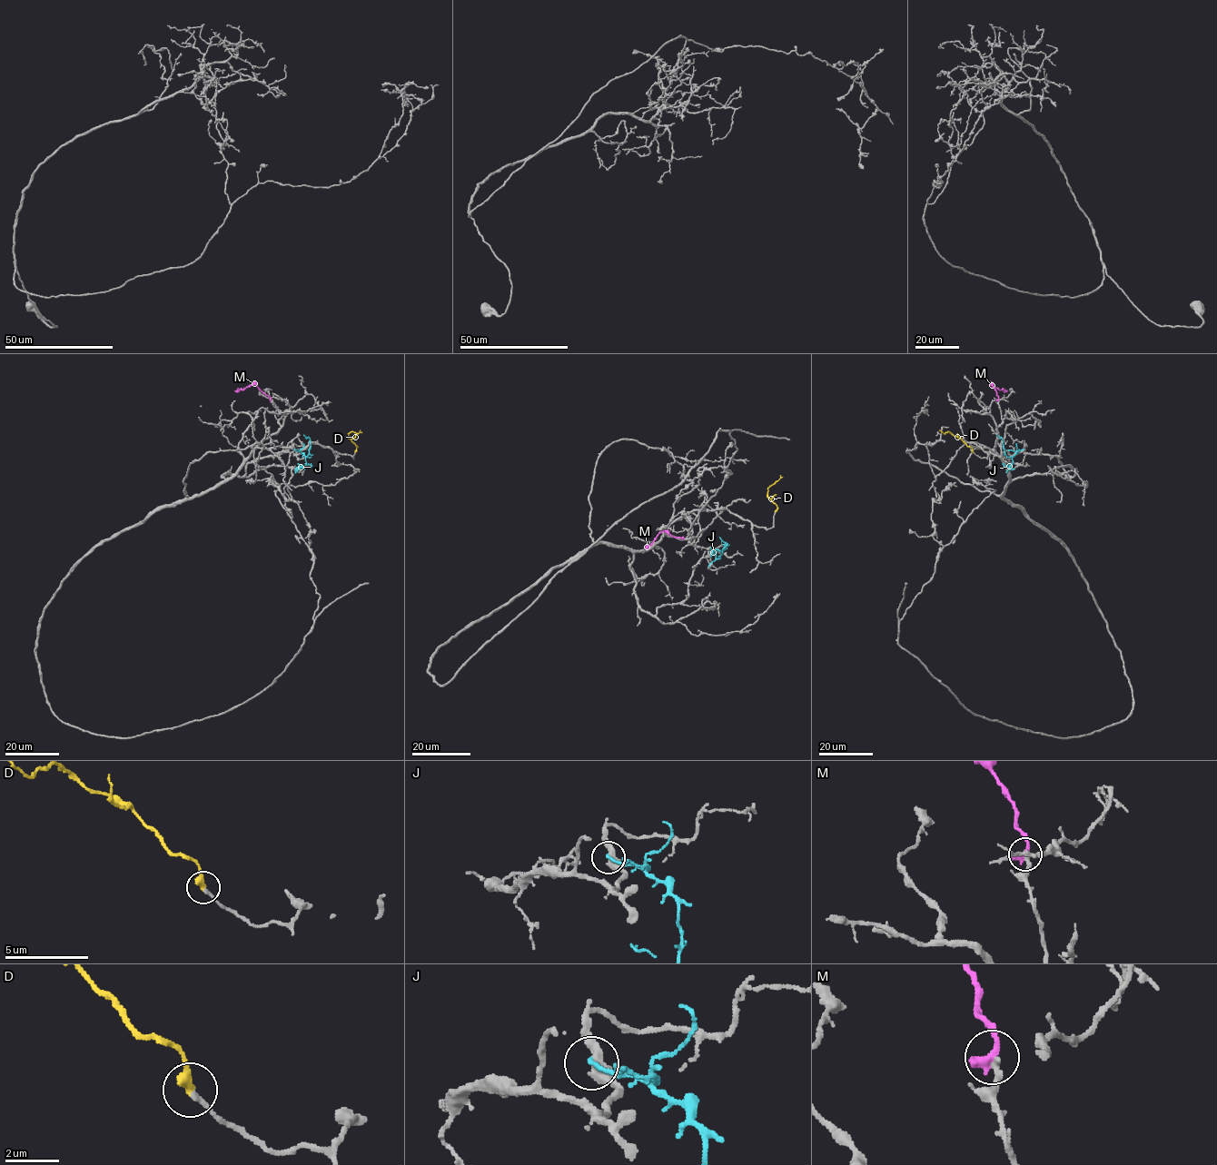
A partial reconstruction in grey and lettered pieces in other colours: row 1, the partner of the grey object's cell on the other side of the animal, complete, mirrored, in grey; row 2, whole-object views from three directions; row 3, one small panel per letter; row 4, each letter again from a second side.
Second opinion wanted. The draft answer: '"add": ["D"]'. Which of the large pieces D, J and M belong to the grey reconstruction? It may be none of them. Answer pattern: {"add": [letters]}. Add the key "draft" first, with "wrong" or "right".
{"draft": "right", "add": ["D"]}

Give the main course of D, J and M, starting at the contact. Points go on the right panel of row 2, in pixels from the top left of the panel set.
D: (973, 451), (960, 438), (939, 430)
J: (1023, 449), (1008, 457), (1003, 439), (996, 434)
M: (998, 399), (991, 384), (1007, 391)

